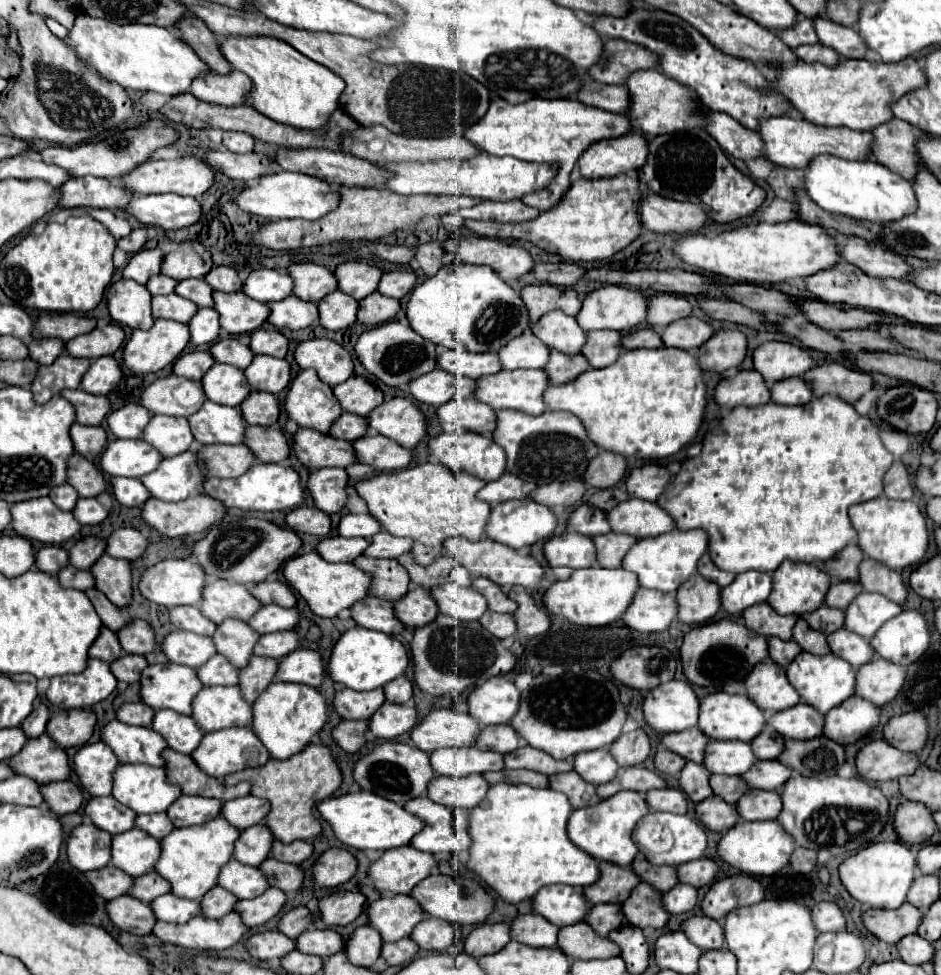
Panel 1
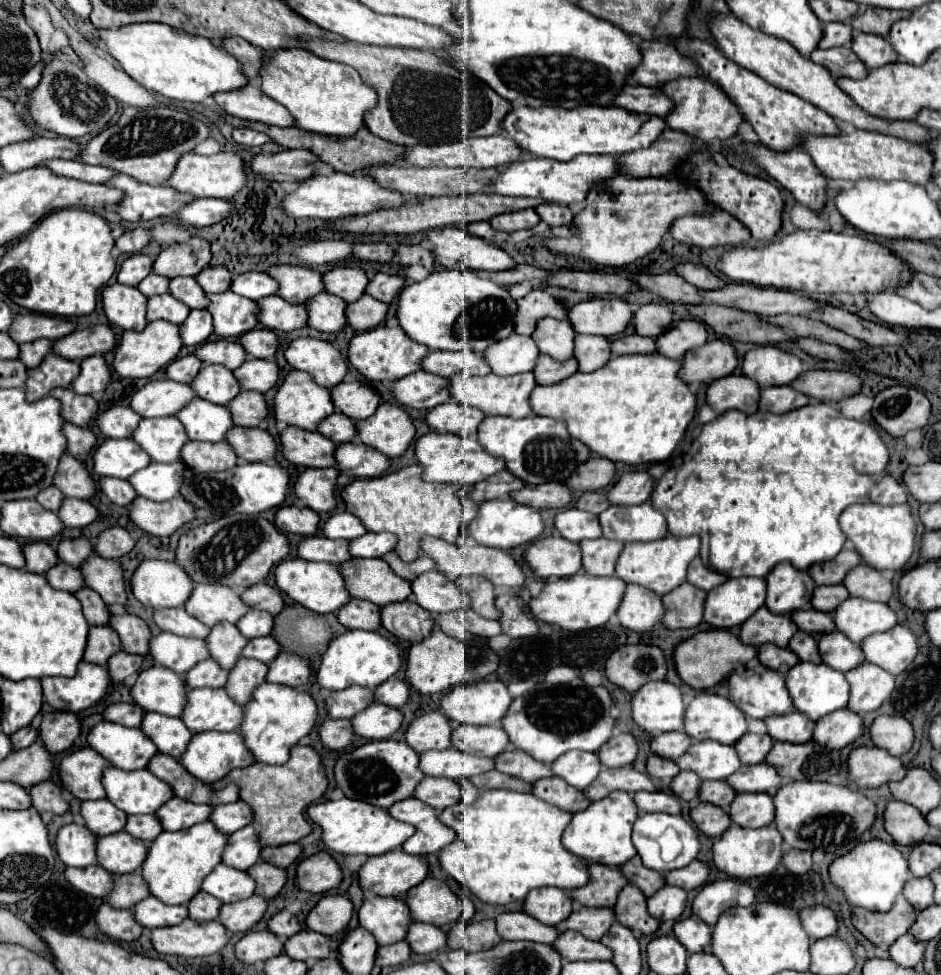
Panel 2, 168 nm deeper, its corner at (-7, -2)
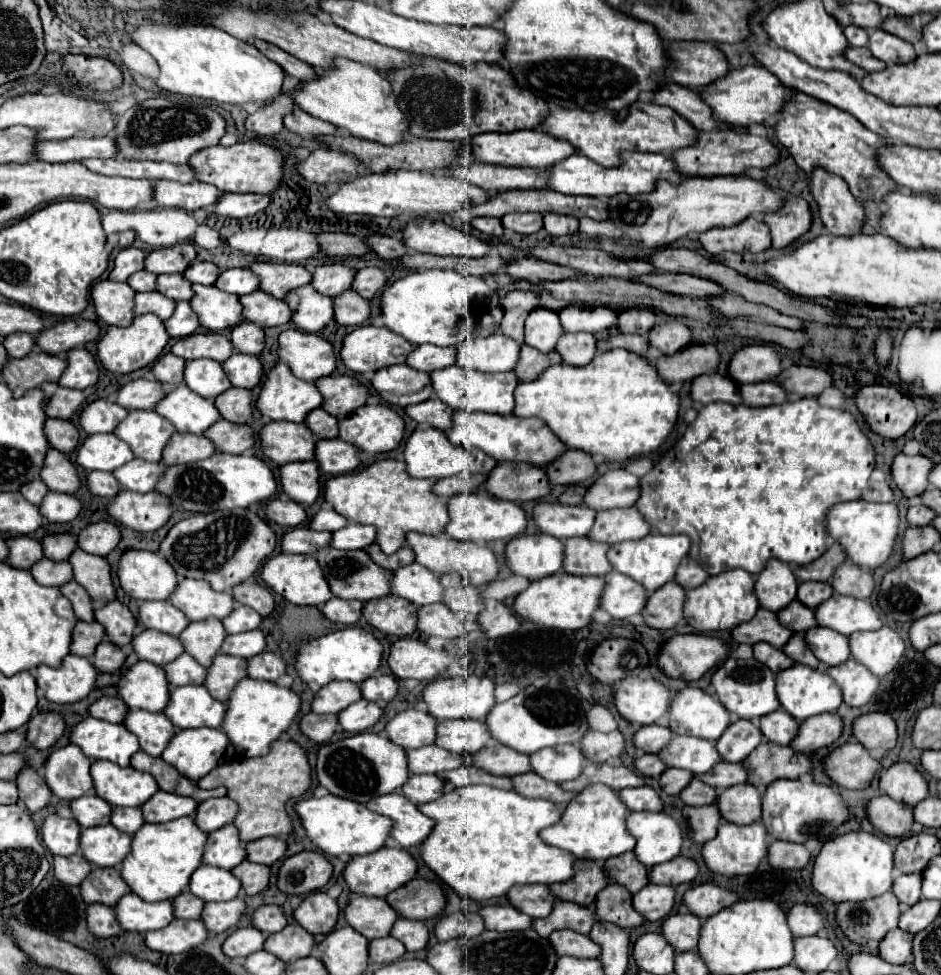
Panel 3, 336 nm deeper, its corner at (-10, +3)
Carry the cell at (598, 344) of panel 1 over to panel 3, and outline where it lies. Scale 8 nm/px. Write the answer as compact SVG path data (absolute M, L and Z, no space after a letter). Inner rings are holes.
M586 332L562 334L558 340L558 352L562 354L564 364L586 366L596 356L596 338Z

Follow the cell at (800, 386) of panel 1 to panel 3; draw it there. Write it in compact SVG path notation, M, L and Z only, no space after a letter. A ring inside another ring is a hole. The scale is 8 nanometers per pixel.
M758 382L758 384L742 384L742 398L746 406L774 406L784 404L788 394L778 382Z

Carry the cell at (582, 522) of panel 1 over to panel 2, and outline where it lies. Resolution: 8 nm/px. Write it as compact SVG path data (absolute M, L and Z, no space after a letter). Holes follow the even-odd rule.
M565 509L555 517L555 529L561 537L579 543L583 539L597 539L601 537L601 527L597 515L581 509Z

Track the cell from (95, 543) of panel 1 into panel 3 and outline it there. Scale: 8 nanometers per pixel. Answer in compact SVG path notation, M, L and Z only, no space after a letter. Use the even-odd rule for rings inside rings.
M52 534L42 540L46 548L46 558L50 560L68 560L70 554L78 548L78 540L72 534Z

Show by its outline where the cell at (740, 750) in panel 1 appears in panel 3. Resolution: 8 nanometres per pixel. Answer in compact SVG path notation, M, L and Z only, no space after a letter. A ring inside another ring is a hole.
M674 736L674 742L660 752L660 758L670 768L686 768L694 774L706 774L722 762L716 742L696 736Z

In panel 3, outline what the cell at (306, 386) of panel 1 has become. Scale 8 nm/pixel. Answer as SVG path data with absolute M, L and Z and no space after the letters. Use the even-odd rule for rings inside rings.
M282 360L268 372L258 396L258 410L272 420L304 422L306 416L324 402L316 384L300 380Z

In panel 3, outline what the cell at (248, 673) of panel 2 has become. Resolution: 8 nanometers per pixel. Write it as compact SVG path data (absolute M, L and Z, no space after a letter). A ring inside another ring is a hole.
M220 654L214 664L208 668L208 676L204 686L214 694L214 698L226 702L230 698L234 686L244 680L248 668L248 660L240 656L230 656L230 654Z

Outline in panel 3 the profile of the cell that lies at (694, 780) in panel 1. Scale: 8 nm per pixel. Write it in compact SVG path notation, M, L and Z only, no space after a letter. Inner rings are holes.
M668 768L662 776L660 776L660 786L666 794L680 794L690 780L694 778L694 774L690 770L680 770L680 768Z

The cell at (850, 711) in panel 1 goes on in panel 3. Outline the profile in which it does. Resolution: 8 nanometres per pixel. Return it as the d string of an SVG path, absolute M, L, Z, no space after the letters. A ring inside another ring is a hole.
M836 712L818 714L802 722L798 738L790 746L794 746L794 750L818 750L836 742L842 736L842 730L844 722Z

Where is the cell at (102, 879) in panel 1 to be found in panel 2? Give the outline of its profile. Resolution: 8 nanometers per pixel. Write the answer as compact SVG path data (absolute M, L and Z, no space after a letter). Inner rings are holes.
M91 865L91 867L83 867L83 869L67 867L65 869L65 879L75 889L79 889L87 895L93 895L93 897L103 897L113 887L113 875L99 865Z

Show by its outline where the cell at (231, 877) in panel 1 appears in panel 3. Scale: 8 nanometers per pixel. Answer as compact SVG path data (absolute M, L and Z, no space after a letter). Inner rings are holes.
M202 864L192 874L188 890L204 902L222 902L236 898L242 892L242 882L230 870Z

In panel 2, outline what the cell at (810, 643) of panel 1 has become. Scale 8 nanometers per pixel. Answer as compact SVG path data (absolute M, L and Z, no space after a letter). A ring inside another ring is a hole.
M797 631L797 633L791 637L789 649L795 651L795 655L799 655L799 661L821 663L821 655L819 655L819 649L817 649L815 639L813 639L811 635L803 633L803 631Z

